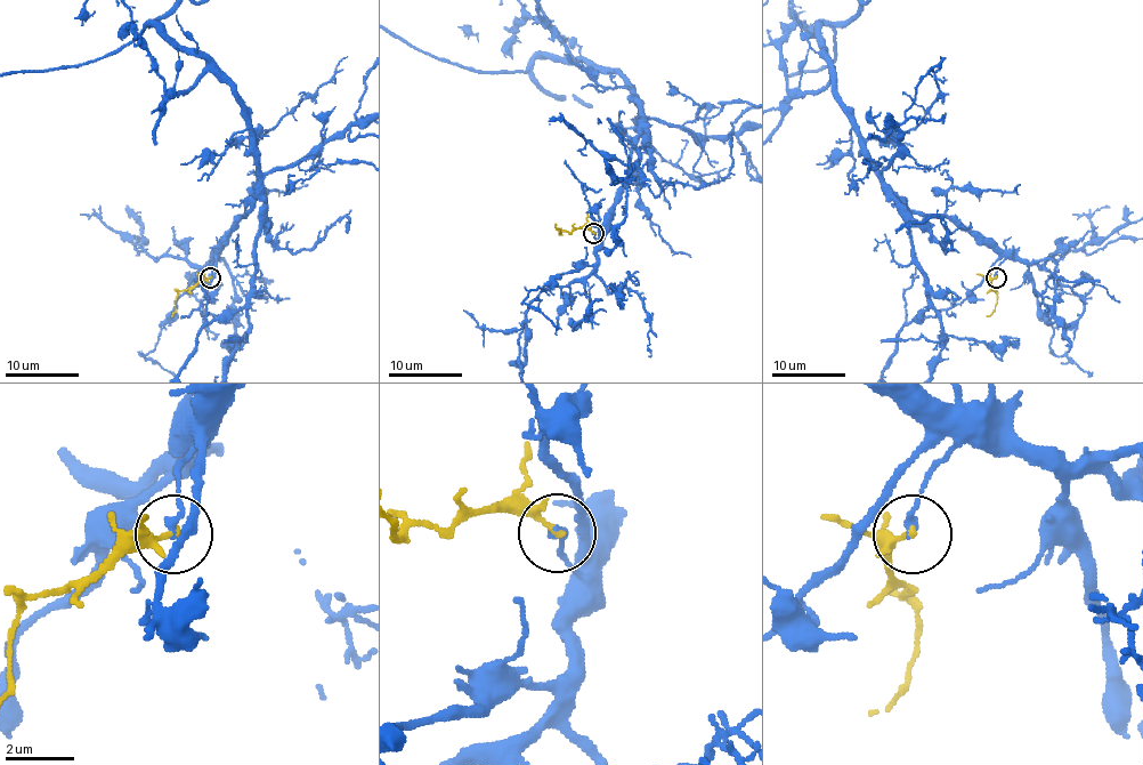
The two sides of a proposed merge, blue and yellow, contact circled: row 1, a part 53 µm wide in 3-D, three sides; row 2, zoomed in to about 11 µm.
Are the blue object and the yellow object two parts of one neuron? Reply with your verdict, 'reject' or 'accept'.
reject

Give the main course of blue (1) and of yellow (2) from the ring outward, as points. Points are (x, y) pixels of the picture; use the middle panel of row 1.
1: (594, 232), (642, 123), (616, 73), (536, 57), (524, 71), (444, 62)
2: (594, 232), (581, 228), (559, 232), (556, 223)

